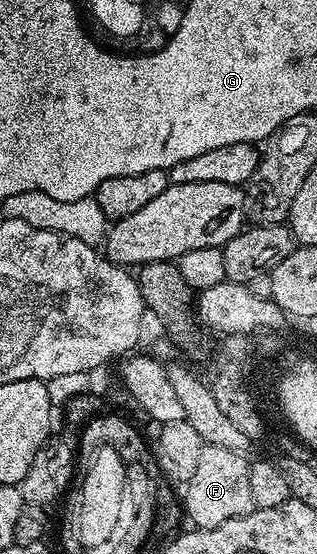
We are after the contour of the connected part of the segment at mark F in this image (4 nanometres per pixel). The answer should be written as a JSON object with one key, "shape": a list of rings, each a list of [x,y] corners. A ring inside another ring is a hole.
{"shape":[[[205,445],[197,461],[197,469],[191,480],[185,484],[181,495],[181,506],[188,520],[192,519],[196,528],[225,525],[225,521],[236,519],[256,510],[253,493],[249,486],[251,463],[243,451],[221,449],[221,445]]]}

